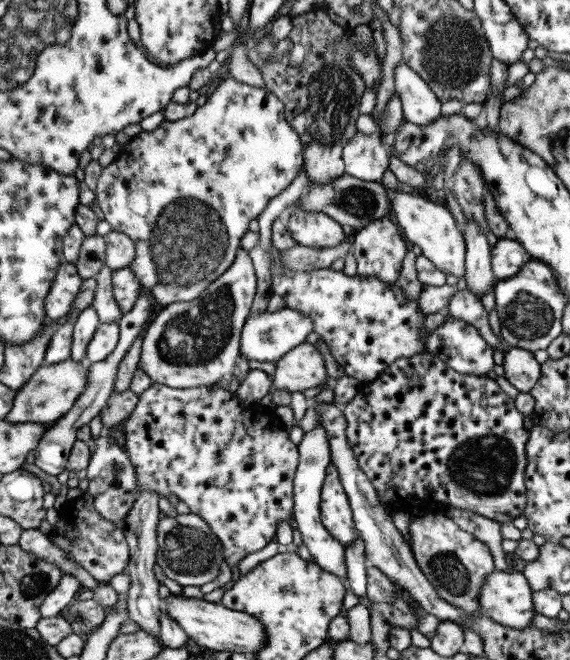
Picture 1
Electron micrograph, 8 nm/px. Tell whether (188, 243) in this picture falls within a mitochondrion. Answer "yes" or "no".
yes

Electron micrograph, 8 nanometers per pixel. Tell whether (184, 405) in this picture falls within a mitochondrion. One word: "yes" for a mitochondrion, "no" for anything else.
no

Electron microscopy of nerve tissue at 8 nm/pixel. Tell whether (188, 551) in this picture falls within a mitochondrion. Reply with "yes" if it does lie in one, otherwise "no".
yes

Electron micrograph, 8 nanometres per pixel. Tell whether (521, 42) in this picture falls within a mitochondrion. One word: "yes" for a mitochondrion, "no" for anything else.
no

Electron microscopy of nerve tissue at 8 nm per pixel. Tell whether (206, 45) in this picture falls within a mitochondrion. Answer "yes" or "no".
no

